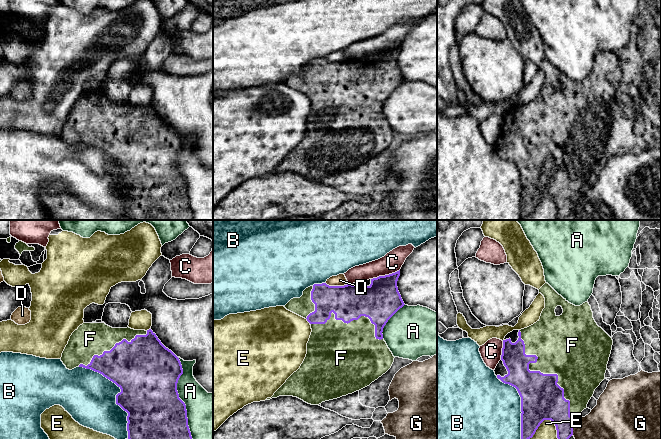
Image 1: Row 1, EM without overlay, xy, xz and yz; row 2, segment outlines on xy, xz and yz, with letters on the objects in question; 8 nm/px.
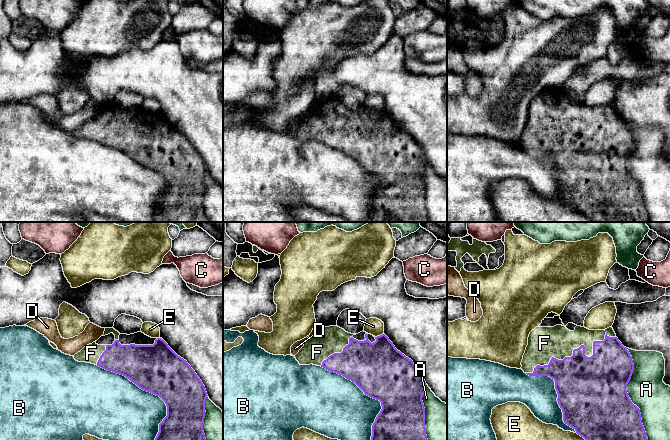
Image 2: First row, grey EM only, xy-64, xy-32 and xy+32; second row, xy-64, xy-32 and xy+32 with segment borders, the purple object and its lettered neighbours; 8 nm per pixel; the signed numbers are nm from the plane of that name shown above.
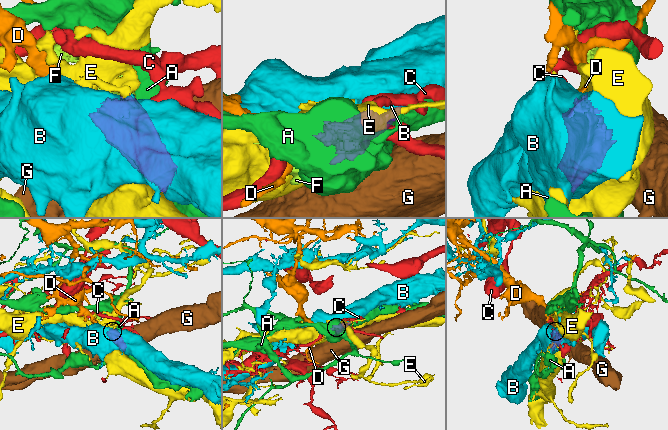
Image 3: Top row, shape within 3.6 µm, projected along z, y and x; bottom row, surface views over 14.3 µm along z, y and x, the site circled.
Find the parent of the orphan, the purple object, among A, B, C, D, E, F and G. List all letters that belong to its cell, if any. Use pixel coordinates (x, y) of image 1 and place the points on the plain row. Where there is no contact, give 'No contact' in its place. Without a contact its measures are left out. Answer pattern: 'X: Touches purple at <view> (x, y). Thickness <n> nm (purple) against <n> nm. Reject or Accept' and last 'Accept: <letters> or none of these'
A: Touches purple at xy (181, 176). Thickness 480 nm (purple) against 340 nm. Reject
B: Touches purple at xy (118, 169). Thickness 460 nm (purple) against 420 nm. Reject
C: Touches purple at xz (385, 51). Thickness 300 nm (purple) against 160 nm. Reject
D: Touches purple at xz (336, 62). Thickness 280 nm (purple) against 100 nm. Reject
E: Touches purple at yz (537, 204). Thickness 340 nm (purple) against 220 nm. Reject
F: Touches purple at yz (540, 148). Thickness 340 nm (purple) against 400 nm. Accept
G: Touches purple at yz (572, 204). Thickness 240 nm (purple) against 440 nm. Reject
Accept: F

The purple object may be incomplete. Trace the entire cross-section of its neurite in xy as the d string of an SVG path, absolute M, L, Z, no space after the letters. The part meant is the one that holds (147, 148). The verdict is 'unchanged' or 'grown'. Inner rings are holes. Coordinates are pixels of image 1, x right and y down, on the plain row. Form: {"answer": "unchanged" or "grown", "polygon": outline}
{"answer": "grown", "polygon": "M83 99L70 112L61 137L69 146L79 142L98 148L121 165L116 180L128 189L128 216L134 220L193 220L186 181L177 167L181 138L151 105Z"}

